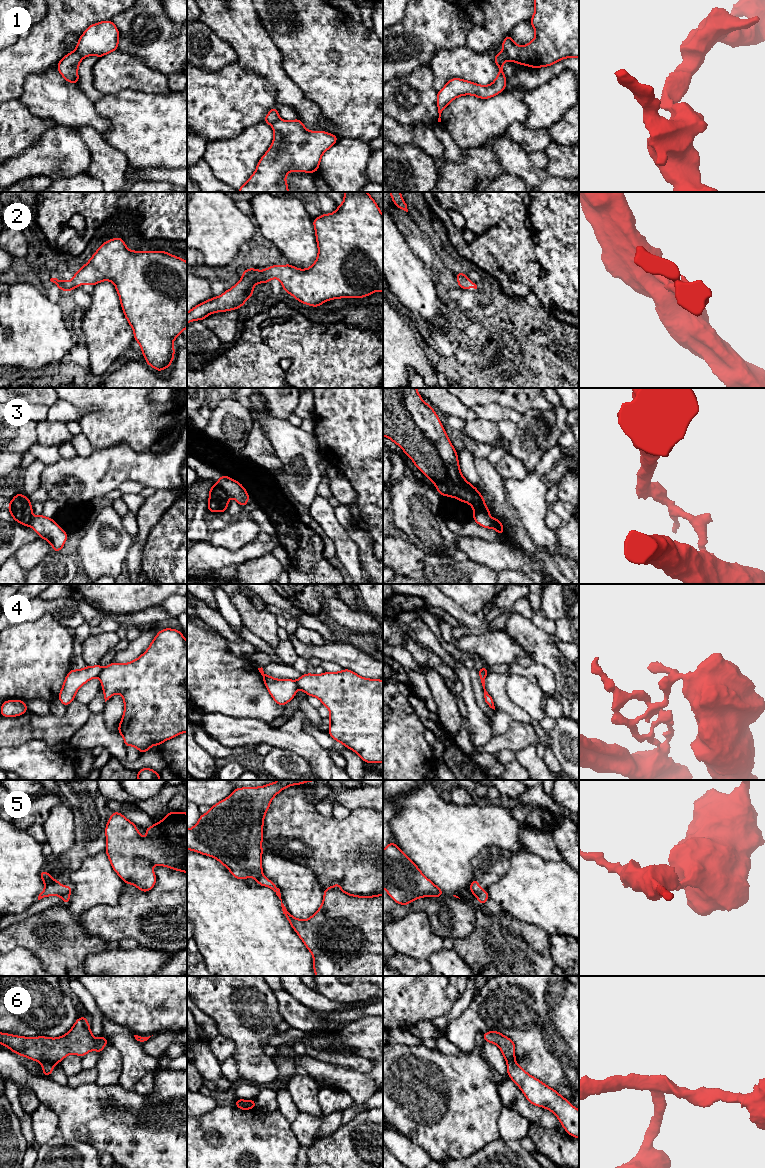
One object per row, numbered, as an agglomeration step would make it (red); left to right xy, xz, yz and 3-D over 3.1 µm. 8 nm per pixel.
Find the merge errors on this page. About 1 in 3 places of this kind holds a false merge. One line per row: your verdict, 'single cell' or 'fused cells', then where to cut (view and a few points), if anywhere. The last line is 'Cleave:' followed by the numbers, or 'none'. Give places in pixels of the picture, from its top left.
1: fused cells; cut yz (503, 50), (510, 59)
2: single cell; cut none
3: fused cells; cut yz (475, 512), (484, 512), (496, 529)
4: fused cells; cut xy (103, 668), (97, 676)
5: fused cells; cut xy (69, 892), (61, 897)
6: fused cells; cut xy (54, 1062), (44, 1062), (42, 1064)
Cleave: 1, 3, 4, 5, 6

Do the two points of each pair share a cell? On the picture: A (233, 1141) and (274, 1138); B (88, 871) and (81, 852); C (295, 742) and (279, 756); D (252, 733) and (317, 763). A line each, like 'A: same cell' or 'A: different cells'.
A: same cell
B: different cells
C: different cells
D: same cell

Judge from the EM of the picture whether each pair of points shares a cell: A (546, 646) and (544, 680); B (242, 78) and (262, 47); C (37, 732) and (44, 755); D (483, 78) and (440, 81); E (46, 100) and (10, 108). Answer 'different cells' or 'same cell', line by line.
A: different cells
B: different cells
C: different cells
D: same cell
E: different cells

